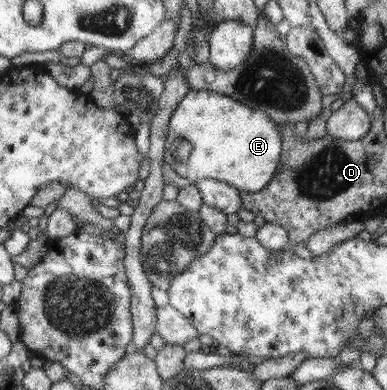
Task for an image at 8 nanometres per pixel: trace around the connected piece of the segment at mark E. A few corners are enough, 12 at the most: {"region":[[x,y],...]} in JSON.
{"region":[[189,89],[163,156],[192,182],[262,190],[282,152],[277,123]]}

